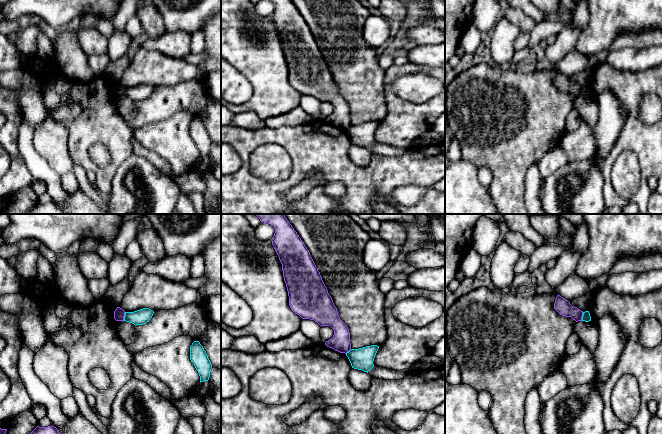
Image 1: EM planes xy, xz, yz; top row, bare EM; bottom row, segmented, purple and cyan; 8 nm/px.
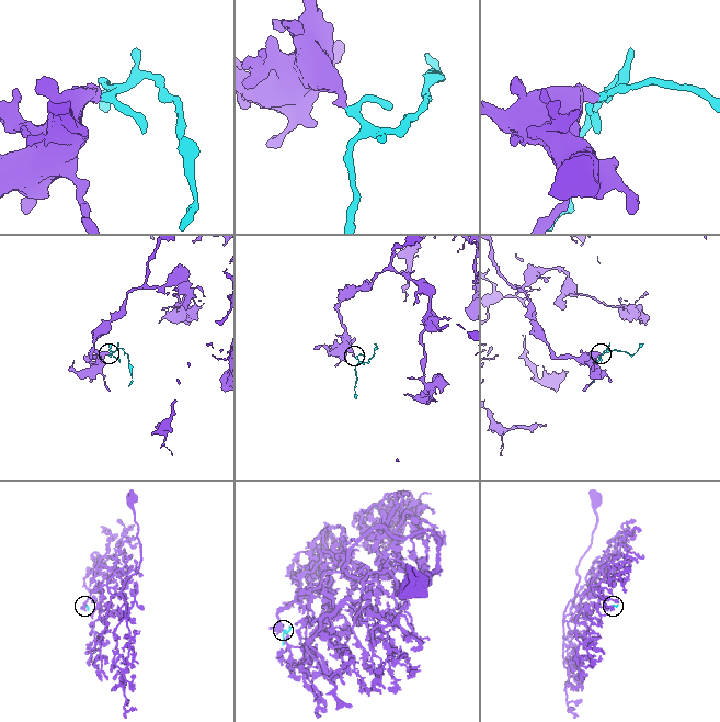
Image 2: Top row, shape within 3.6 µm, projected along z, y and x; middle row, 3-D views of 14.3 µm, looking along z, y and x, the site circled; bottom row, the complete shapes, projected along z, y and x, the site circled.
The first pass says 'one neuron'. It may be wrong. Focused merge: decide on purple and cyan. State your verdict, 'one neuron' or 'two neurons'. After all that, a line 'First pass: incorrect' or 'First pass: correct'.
two neurons
First pass: incorrect

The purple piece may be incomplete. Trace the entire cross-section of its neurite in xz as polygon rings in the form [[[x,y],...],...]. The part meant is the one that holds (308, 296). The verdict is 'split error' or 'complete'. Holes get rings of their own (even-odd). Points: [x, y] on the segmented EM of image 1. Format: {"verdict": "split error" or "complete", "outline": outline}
{"verdict": "complete", "outline": [[[284,214],[254,215],[275,229],[271,241],[282,264],[291,310],[302,319],[314,320],[321,327],[330,326],[334,330],[334,335],[325,345],[340,353],[349,352],[349,329],[340,319],[304,242]]]}

